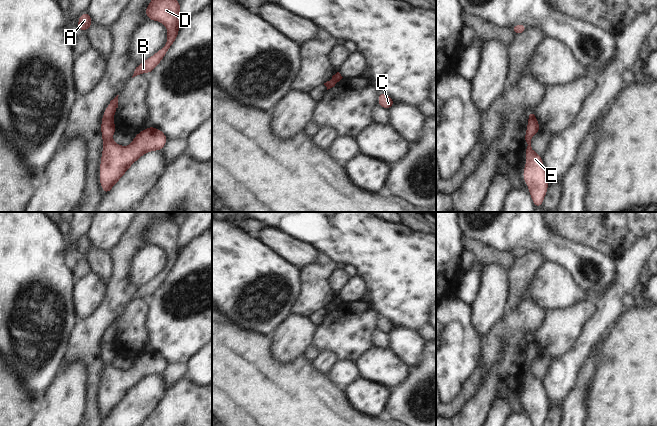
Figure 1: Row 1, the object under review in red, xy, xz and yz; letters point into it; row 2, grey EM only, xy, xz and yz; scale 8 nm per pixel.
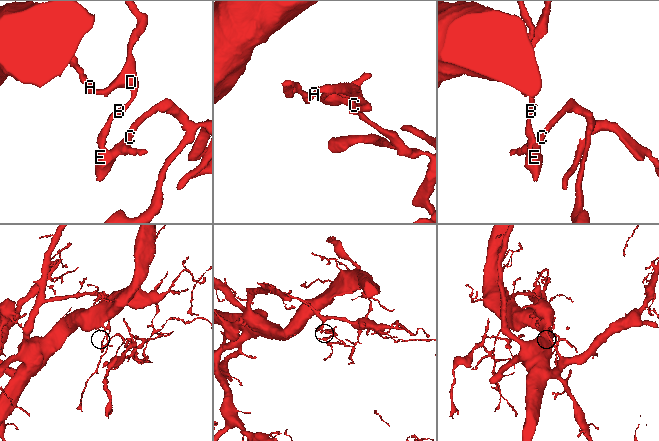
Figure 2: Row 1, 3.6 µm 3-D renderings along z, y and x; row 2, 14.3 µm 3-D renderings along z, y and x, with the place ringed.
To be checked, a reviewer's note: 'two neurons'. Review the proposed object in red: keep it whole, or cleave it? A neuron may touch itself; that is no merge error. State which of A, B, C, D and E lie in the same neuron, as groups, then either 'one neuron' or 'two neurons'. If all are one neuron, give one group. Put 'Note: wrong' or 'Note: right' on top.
Note: right
groups A B D / C E; two neurons

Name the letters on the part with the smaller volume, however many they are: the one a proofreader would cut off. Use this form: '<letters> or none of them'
C, E

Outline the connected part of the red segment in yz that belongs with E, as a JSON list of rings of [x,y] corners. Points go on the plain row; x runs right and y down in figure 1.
[[[530,342],[526,350],[525,364],[528,368],[526,373],[526,388],[523,393],[523,405],[527,408],[533,426],[543,426],[548,410],[548,399],[542,386],[542,380],[537,378],[531,371],[533,360],[541,354],[537,342]]]

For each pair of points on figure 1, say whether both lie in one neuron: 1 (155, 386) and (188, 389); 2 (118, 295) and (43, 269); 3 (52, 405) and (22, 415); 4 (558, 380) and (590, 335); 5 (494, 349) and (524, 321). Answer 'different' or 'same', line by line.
1: different
2: different
3: different
4: same
5: same

